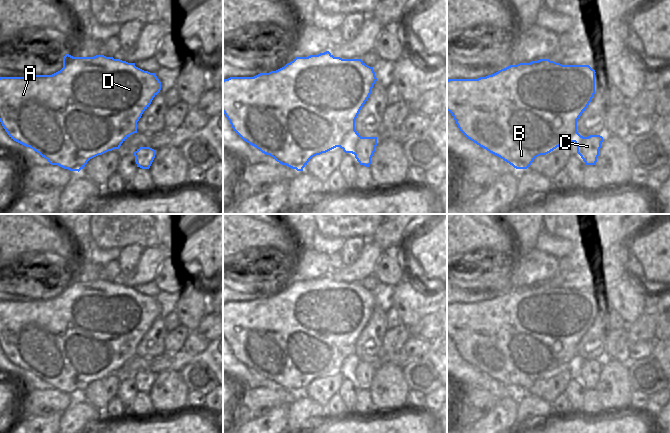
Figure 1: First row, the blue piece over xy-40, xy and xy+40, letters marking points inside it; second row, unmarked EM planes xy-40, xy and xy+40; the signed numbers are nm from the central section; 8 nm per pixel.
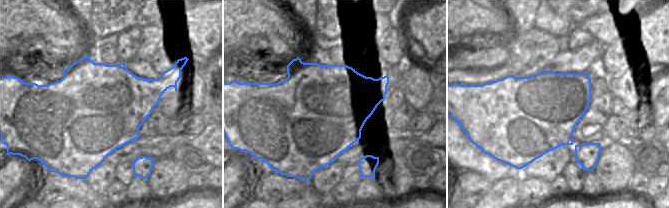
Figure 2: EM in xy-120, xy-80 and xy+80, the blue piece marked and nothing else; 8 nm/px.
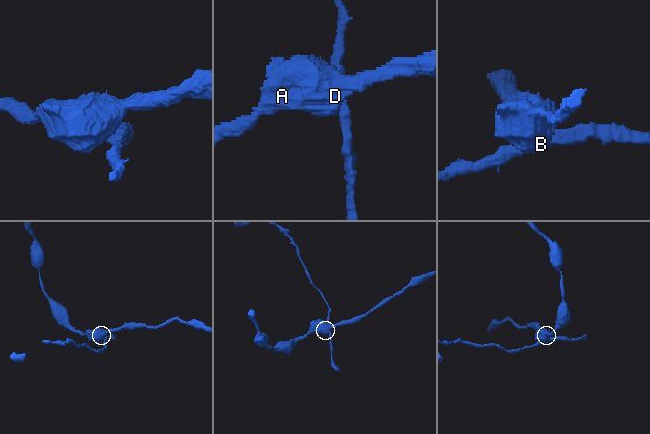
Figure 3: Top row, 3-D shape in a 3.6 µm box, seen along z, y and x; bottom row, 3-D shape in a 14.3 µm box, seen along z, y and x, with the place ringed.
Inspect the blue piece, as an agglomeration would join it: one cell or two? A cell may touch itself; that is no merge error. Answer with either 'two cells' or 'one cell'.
two cells

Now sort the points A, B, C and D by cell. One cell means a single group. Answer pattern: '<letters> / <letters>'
A B D / C

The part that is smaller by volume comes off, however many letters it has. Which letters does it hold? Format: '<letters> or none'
C

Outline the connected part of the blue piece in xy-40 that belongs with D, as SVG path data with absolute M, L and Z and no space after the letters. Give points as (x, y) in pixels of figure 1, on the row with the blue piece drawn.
M66 54L63 57L63 68L52 75L0 77L0 122L11 139L26 147L30 147L44 157L51 165L58 165L64 169L79 172L85 167L90 159L108 151L119 149L121 144L130 135L137 133L137 122L160 90L161 82L156 74L136 67L135 63L128 63L120 59L114 59L113 57L106 57L100 54L94 57L73 57Z

